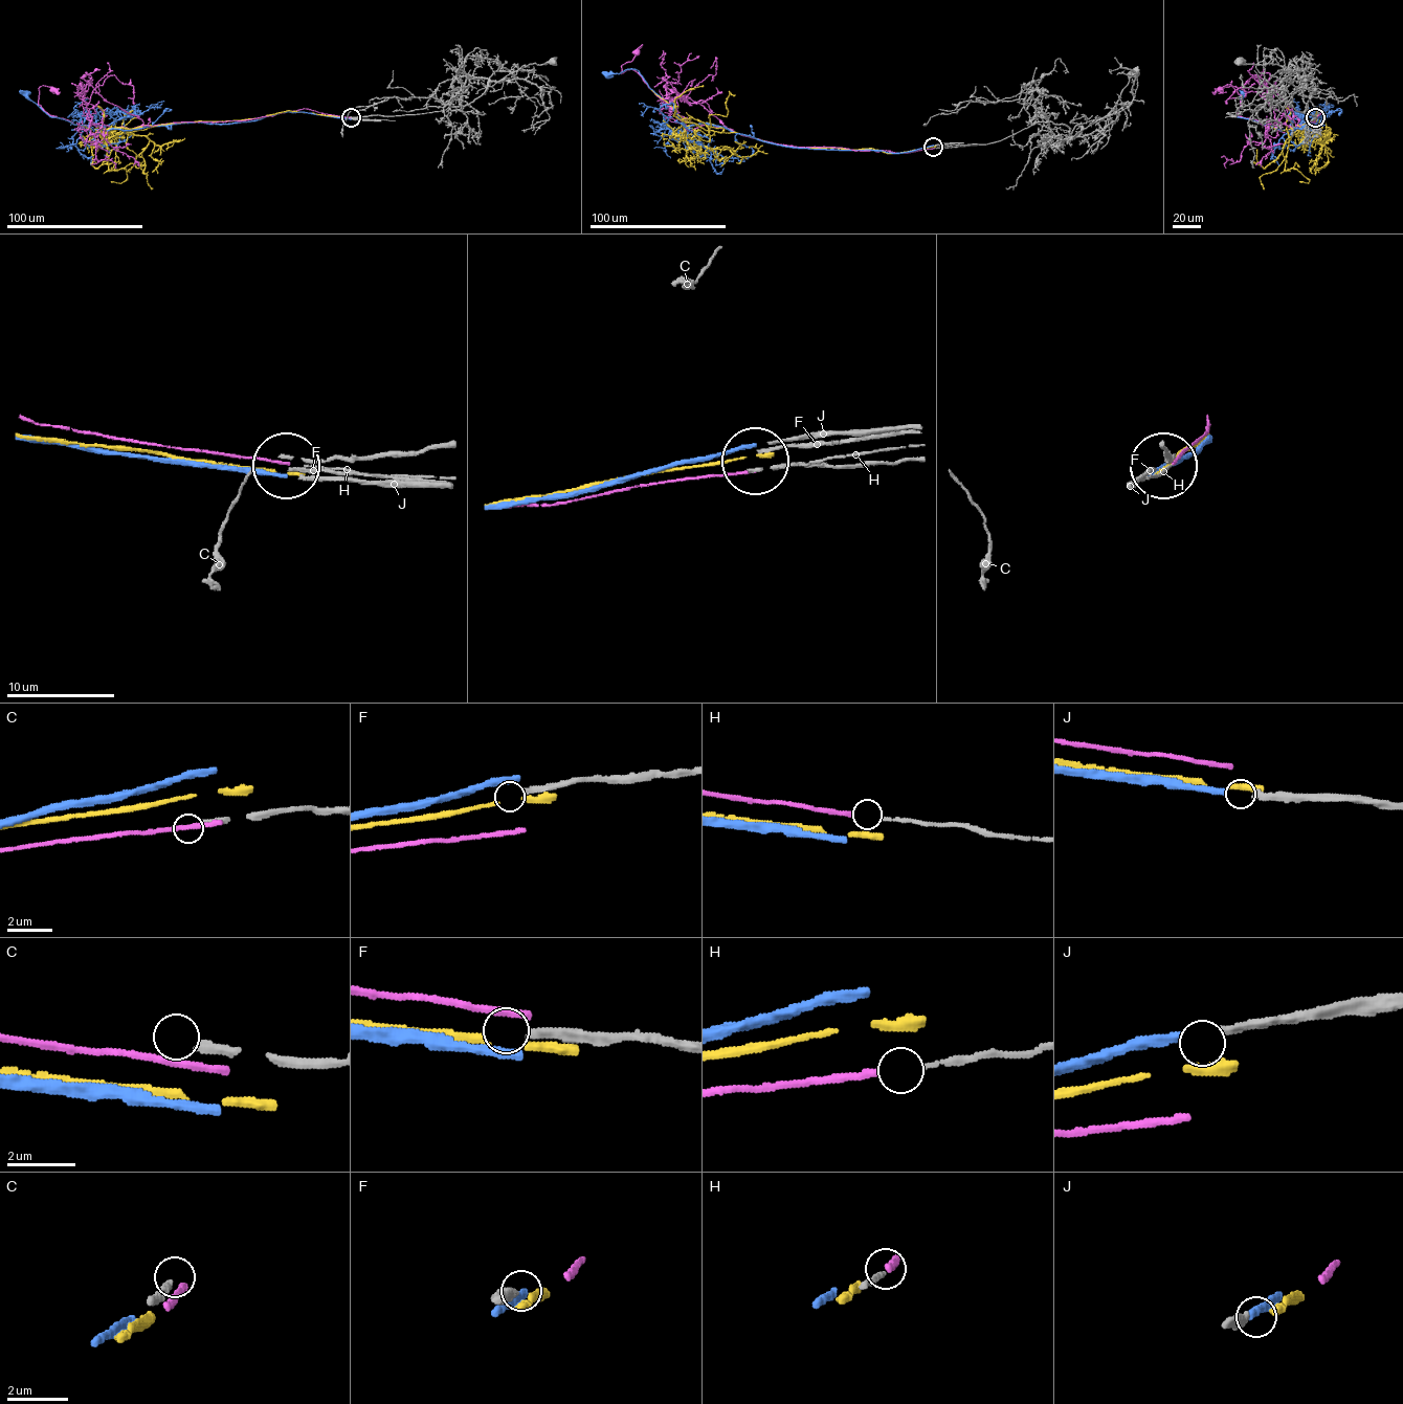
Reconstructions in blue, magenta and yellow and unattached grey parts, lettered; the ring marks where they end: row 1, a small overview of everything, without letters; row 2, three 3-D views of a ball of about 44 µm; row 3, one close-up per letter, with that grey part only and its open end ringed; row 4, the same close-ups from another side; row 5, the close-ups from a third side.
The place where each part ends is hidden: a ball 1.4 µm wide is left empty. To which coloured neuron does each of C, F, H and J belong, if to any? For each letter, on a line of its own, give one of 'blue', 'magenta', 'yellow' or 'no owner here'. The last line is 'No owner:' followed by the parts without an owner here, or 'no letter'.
C: no owner here
F: no owner here
H: magenta
J: blue
No owner: C, F

